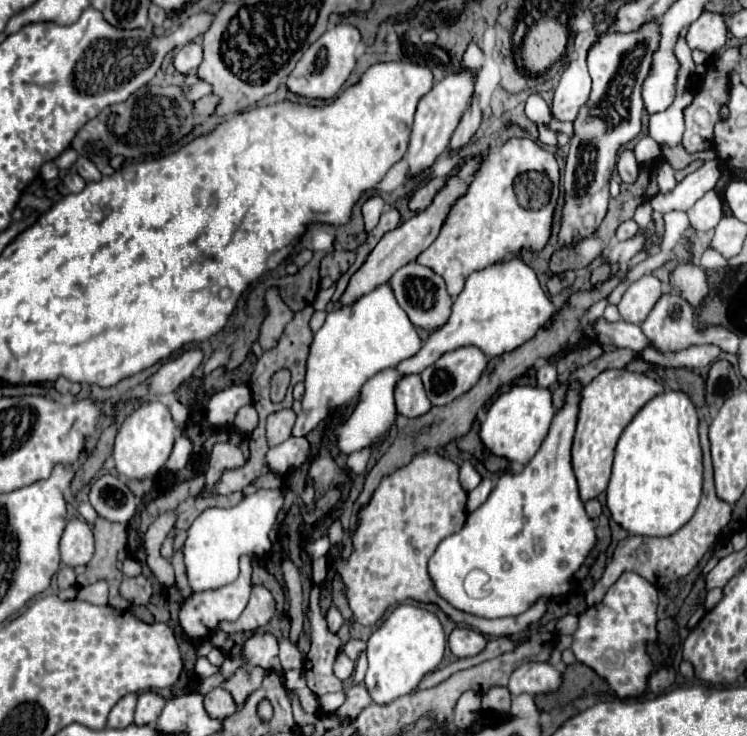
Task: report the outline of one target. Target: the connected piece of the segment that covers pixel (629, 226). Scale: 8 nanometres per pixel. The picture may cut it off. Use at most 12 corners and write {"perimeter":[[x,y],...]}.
{"perimeter":[[633,219],[619,225],[617,241],[631,239],[639,231]]}

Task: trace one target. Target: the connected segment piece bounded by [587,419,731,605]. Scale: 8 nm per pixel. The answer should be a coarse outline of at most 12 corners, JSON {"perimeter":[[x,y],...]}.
{"perimeter":[[701,419],[703,497],[669,537],[627,537],[601,581],[597,605],[623,571],[655,587],[685,577],[731,519],[715,495],[707,427]]}

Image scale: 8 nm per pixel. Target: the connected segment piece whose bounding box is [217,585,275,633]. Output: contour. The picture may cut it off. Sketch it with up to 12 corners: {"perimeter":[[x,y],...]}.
{"perimeter":[[255,585],[237,621],[221,621],[219,631],[255,631],[269,623],[275,601]]}

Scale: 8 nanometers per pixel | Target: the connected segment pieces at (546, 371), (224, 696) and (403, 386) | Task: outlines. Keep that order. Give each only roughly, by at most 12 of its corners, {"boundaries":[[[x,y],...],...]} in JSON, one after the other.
{"boundaries":[[[543,363],[537,369],[537,385],[557,383],[555,365]],[[223,687],[205,695],[205,711],[225,719],[237,711],[233,697]],[[419,375],[395,389],[397,411],[421,417],[431,409]]]}

